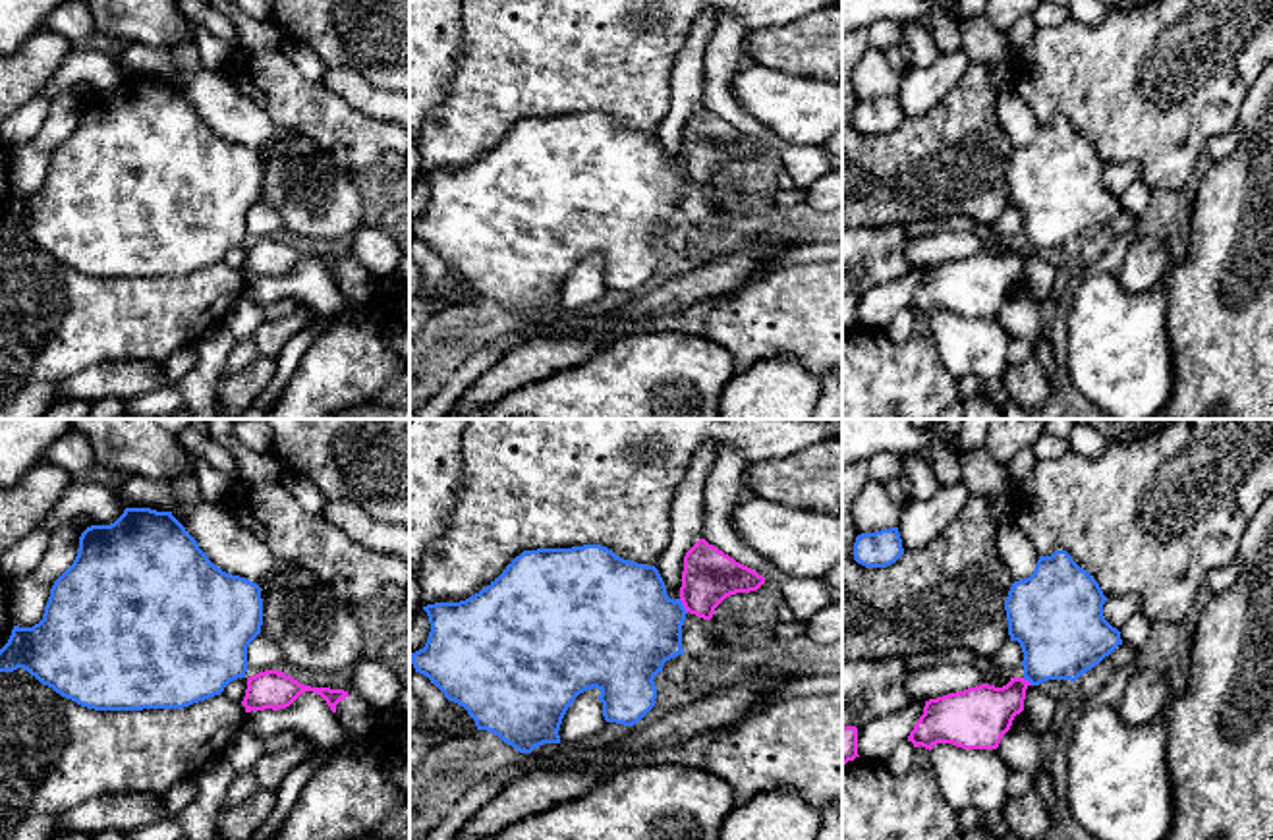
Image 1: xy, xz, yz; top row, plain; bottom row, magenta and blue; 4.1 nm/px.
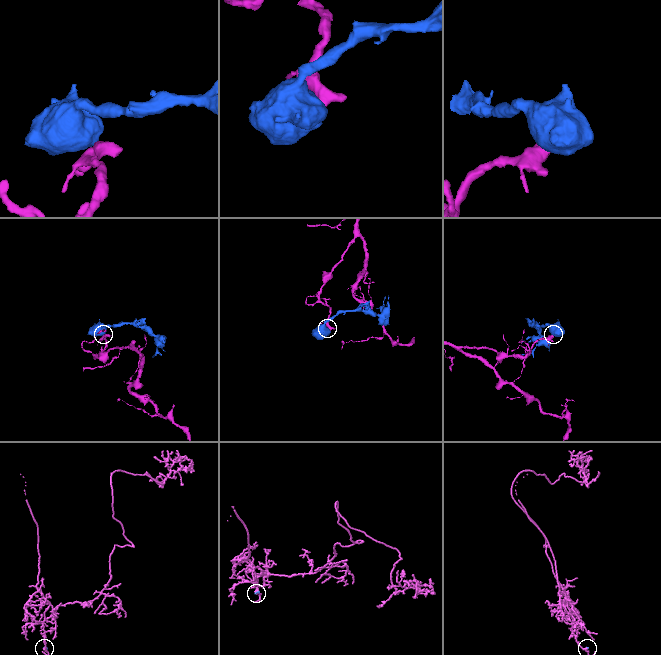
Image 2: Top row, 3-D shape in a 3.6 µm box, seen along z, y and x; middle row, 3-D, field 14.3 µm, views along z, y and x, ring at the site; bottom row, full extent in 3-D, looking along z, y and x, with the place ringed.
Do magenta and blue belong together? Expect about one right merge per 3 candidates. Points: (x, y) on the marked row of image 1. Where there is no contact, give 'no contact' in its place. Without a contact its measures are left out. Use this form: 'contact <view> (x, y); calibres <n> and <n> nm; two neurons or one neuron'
contact xz (684, 607); calibres 220 and 420 nm; two neurons

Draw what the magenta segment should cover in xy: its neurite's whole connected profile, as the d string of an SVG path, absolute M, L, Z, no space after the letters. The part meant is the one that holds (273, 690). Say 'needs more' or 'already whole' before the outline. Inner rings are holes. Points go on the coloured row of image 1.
already whole; M265 670L247 678L247 689L241 705L245 707L245 713L265 709L278 711L290 707L305 691L319 693L332 713L336 713L336 705L342 699L350 697L344 689L311 687L299 684L292 676L286 676L284 672Z

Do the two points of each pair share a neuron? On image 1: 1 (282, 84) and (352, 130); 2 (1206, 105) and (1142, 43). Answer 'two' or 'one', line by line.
1: one
2: one

